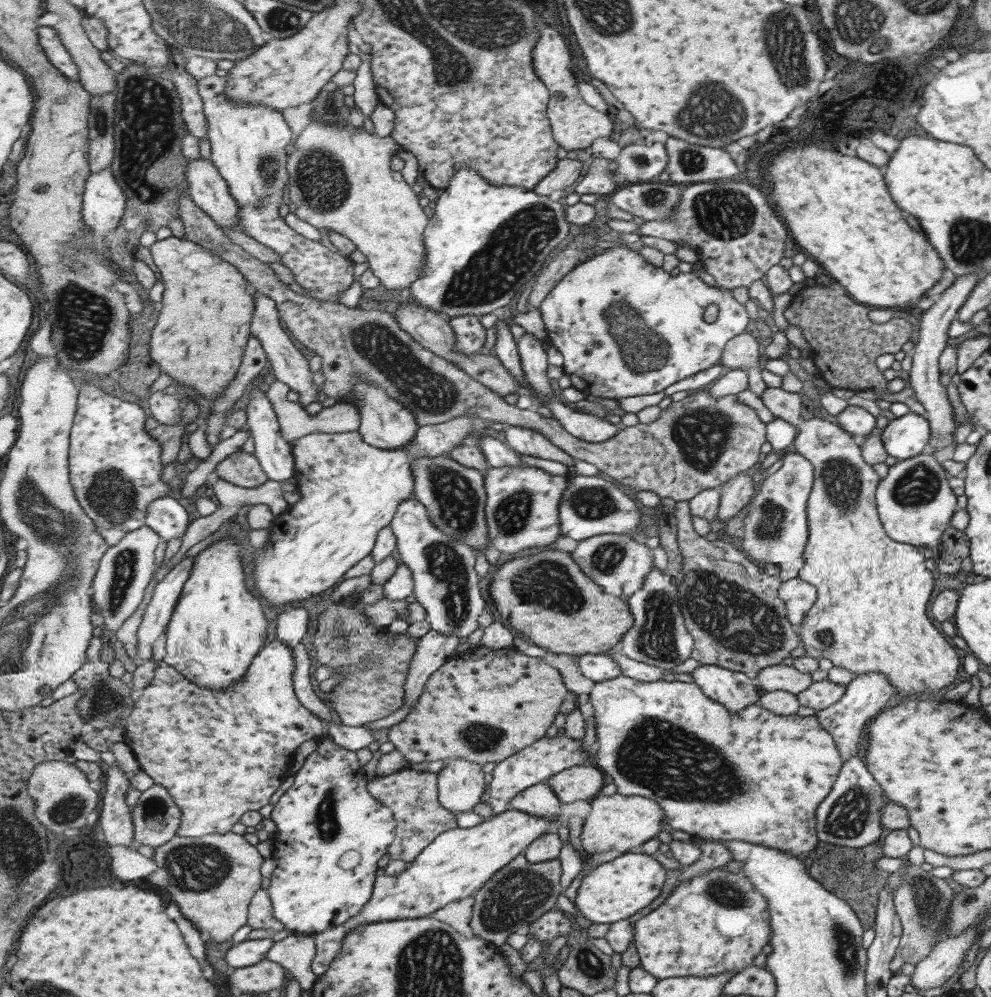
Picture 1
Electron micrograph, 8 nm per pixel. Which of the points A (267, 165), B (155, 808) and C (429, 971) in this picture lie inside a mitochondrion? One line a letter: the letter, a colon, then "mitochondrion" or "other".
A: mitochondrion
B: mitochondrion
C: mitochondrion

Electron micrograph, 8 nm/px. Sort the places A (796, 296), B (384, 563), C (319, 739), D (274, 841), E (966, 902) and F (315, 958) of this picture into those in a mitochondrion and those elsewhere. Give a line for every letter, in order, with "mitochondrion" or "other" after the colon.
A: other
B: other
C: other
D: other
E: mitochondrion
F: other

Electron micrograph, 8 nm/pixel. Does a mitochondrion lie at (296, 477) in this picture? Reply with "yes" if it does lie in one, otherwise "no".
no

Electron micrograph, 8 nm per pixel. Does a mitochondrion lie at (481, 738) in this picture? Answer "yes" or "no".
yes

